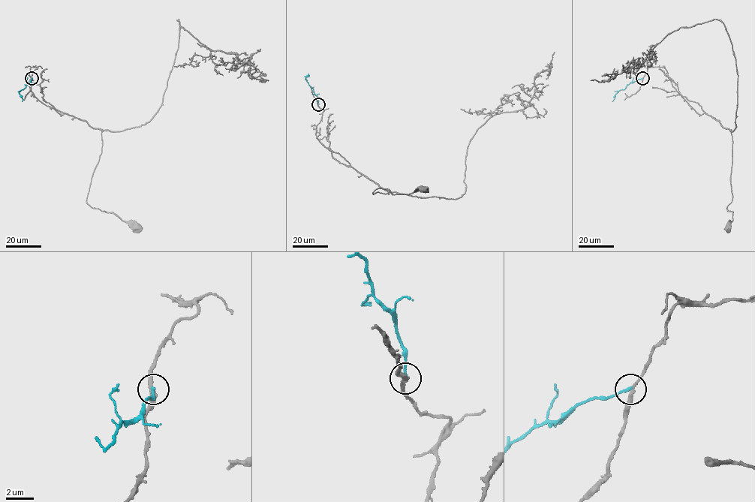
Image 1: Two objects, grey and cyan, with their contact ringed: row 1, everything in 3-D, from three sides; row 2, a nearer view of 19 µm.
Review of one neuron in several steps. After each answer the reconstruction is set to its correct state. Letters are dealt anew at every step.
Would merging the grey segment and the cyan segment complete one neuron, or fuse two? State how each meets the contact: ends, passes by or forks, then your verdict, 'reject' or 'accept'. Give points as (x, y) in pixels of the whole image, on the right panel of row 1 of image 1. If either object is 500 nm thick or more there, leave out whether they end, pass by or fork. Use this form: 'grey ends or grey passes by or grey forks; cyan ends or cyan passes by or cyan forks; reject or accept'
grey passes by; cyan ends; reject

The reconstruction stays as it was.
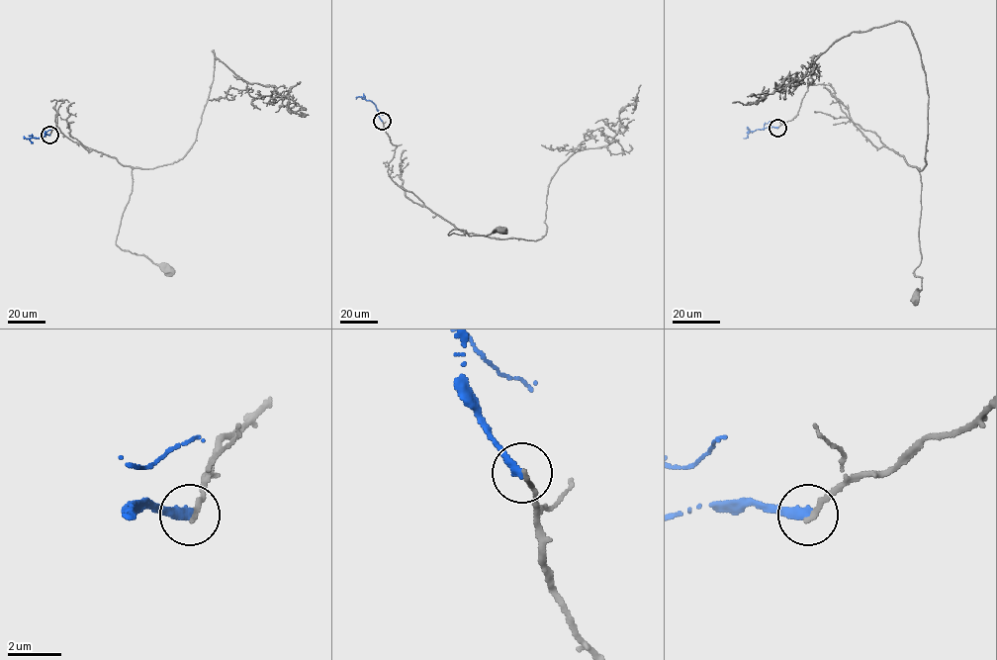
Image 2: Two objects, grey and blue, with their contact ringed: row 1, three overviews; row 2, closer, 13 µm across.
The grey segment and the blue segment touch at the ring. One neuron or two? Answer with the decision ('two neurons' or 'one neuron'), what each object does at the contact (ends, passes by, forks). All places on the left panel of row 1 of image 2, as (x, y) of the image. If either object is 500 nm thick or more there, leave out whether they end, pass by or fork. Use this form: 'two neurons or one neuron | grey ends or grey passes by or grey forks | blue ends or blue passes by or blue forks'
two neurons | grey ends | blue ends

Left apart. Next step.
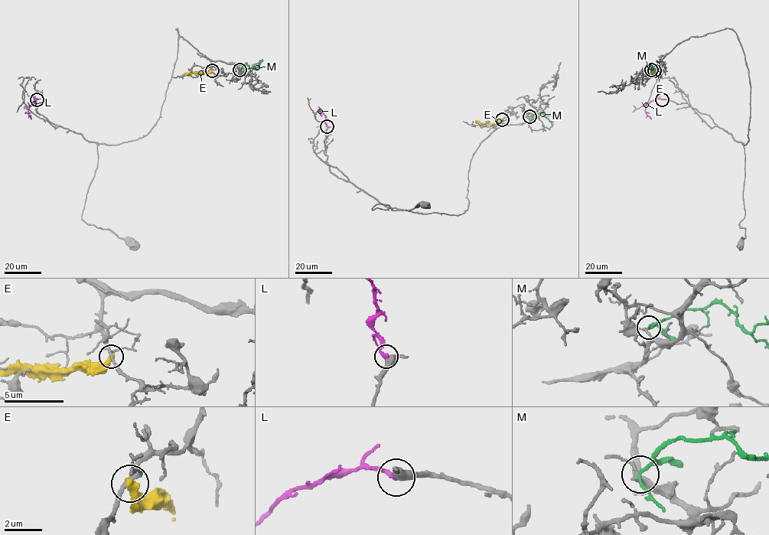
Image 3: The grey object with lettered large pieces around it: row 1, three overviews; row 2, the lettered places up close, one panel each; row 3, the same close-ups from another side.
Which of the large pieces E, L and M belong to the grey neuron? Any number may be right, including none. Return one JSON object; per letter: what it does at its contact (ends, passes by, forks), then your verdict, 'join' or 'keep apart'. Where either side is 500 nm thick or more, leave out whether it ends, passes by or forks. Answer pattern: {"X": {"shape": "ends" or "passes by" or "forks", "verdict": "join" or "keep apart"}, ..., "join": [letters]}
{"E": {"shape": "ends", "verdict": "keep apart"}, "L": {"shape": "ends", "verdict": "join"}, "M": {"shape": "forks", "verdict": "keep apart"}, "join": ["L"]}

